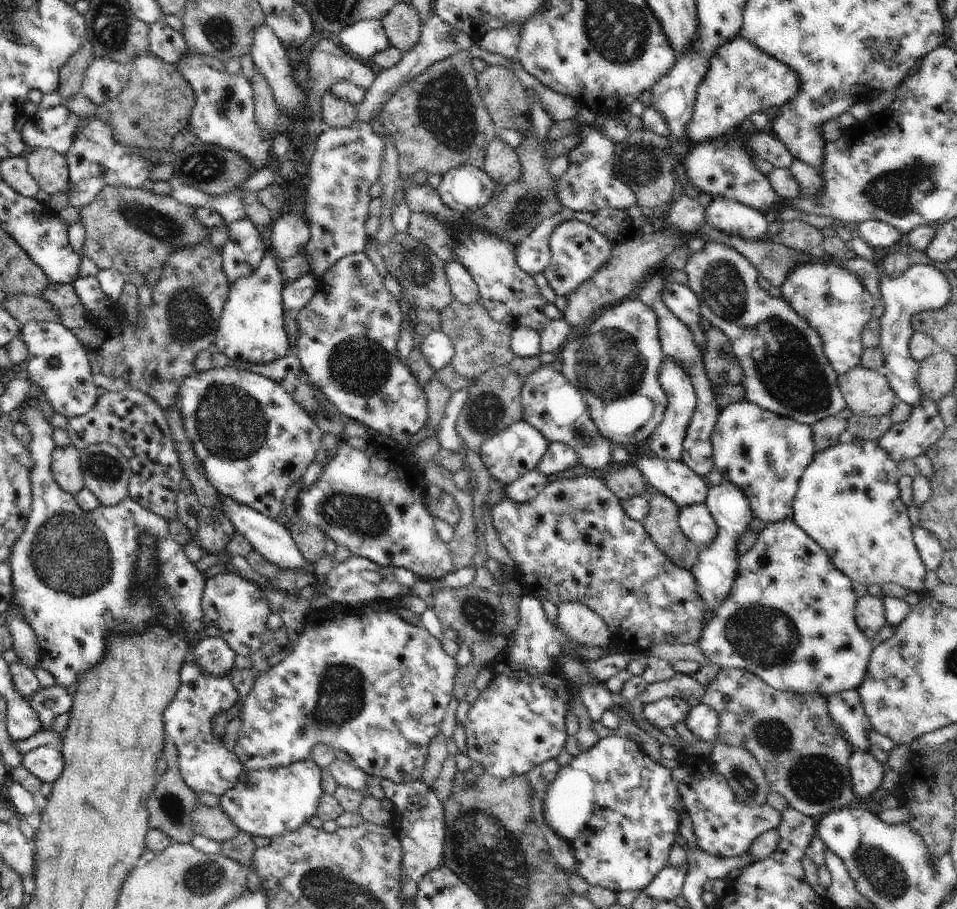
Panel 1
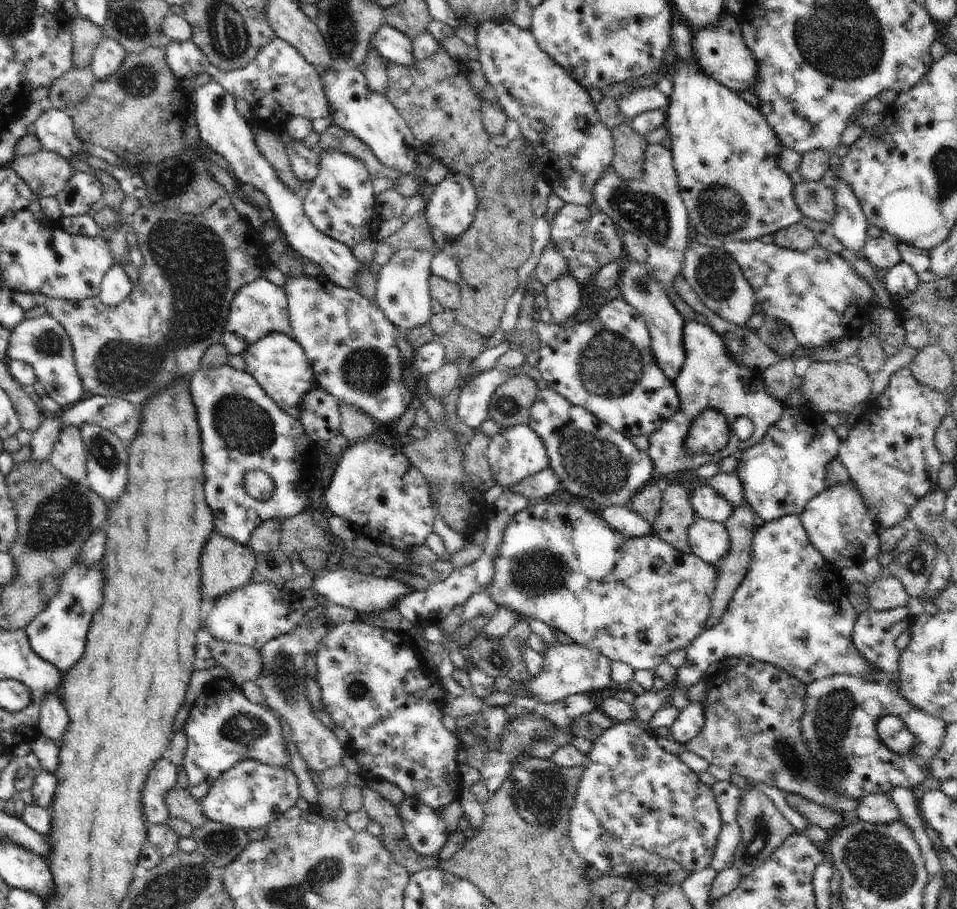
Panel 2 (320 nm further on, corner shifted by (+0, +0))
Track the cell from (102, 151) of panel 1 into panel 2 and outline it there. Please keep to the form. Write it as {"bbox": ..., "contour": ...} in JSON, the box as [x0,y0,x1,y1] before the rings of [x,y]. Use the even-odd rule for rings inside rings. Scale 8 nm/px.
{"bbox":[56,172,103,217],"contour":[[[76,172],[76,174],[73,174],[71,179],[66,183],[64,190],[56,196],[62,217],[85,215],[90,208],[94,206],[94,202],[98,202],[98,200],[102,201],[102,193],[103,190],[100,181],[94,175]]]}

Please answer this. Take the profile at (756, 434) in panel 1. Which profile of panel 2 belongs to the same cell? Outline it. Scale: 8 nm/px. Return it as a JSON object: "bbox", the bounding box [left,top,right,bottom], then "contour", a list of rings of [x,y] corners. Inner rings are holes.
{"bbox":[735,406,840,523],"contour":[[[784,406],[782,416],[768,429],[761,440],[754,446],[741,451],[735,473],[743,482],[745,500],[766,523],[784,515],[799,516],[812,498],[827,489],[826,467],[829,462],[837,458],[840,443],[839,436],[824,421],[822,413],[806,410],[802,406]]]}

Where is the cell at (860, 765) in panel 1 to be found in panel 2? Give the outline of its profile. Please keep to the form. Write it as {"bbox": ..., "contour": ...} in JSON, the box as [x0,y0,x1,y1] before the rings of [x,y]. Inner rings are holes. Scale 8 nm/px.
{"bbox":[853,794,900,825],"contour":[[[867,794],[853,812],[855,819],[870,824],[891,825],[900,819],[900,813],[891,795]]]}

